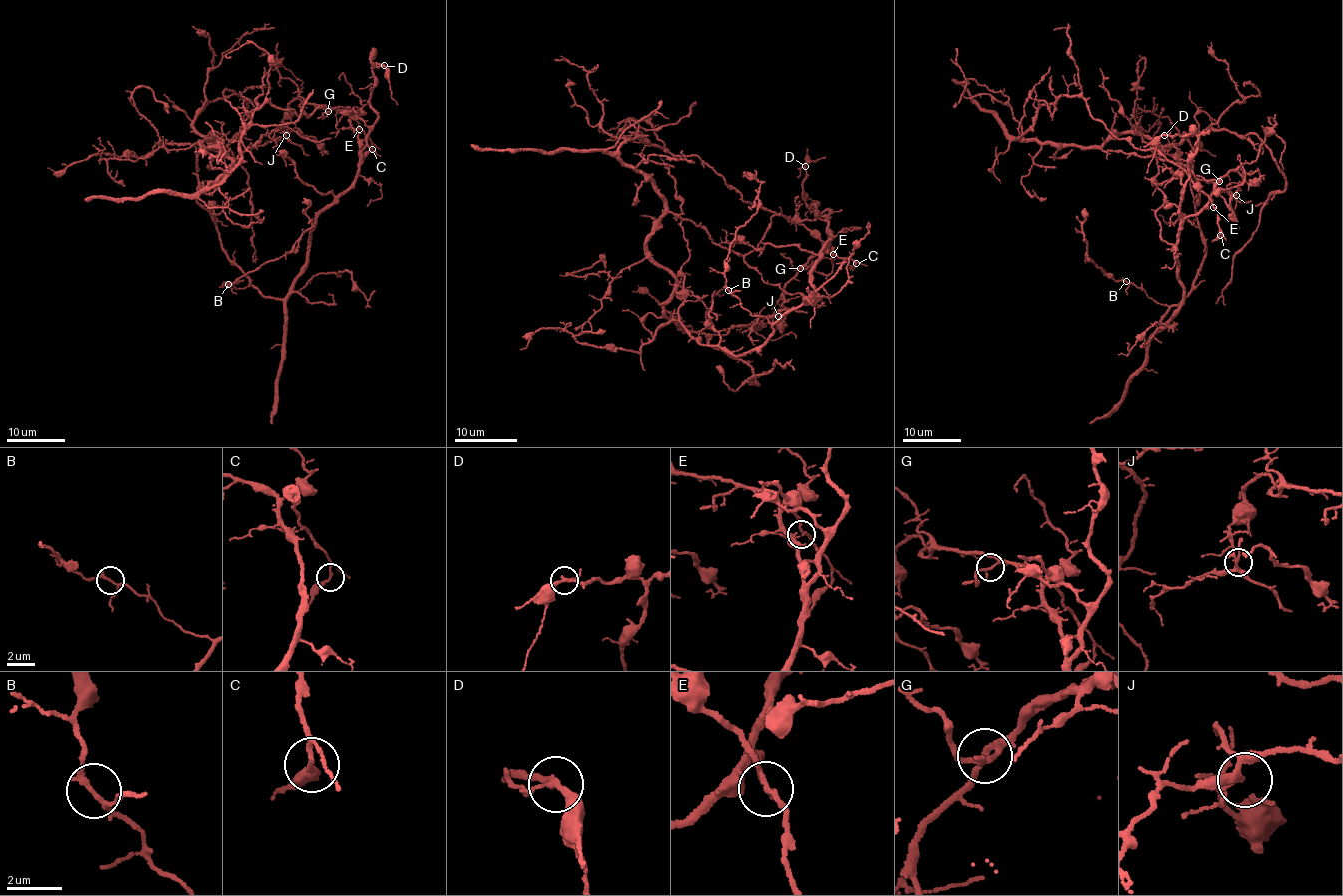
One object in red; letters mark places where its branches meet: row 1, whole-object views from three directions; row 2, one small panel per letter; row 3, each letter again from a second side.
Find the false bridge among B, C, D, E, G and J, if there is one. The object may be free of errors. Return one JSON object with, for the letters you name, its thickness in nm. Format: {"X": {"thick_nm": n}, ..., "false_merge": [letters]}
{"E": {"thick_nm": 150}, "false_merge": ["E"]}

